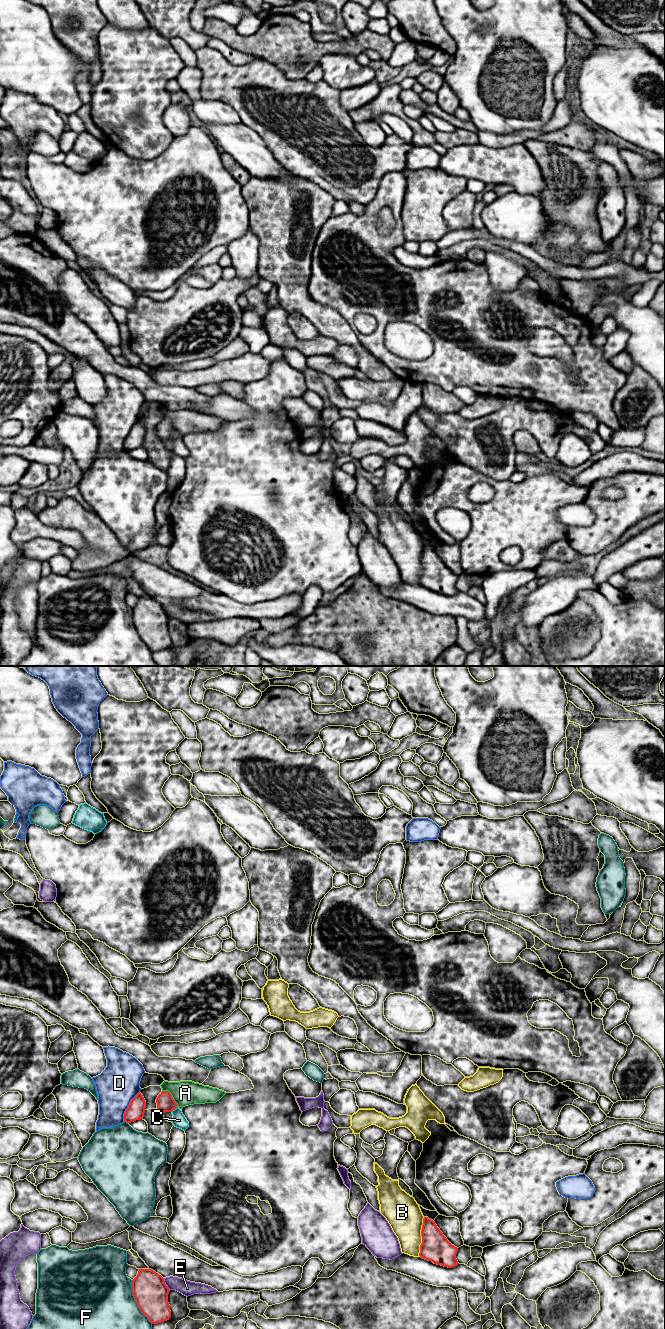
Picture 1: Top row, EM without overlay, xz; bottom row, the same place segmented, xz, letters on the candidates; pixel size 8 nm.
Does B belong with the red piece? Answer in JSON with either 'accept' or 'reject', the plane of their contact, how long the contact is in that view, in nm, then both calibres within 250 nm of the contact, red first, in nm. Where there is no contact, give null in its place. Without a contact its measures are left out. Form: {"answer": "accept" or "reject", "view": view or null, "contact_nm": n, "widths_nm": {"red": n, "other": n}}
{"answer": "accept", "view": "xz", "contact_nm": 320, "widths_nm": {"red": 240, "other": 280}}

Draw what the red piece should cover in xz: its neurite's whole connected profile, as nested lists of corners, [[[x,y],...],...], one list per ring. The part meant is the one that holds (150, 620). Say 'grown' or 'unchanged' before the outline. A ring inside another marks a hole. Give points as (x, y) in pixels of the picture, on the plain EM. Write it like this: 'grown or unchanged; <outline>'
unchanged; [[[139,597],[137,604],[132,608],[135,629],[152,652],[170,647],[169,619],[164,606],[151,597]]]

